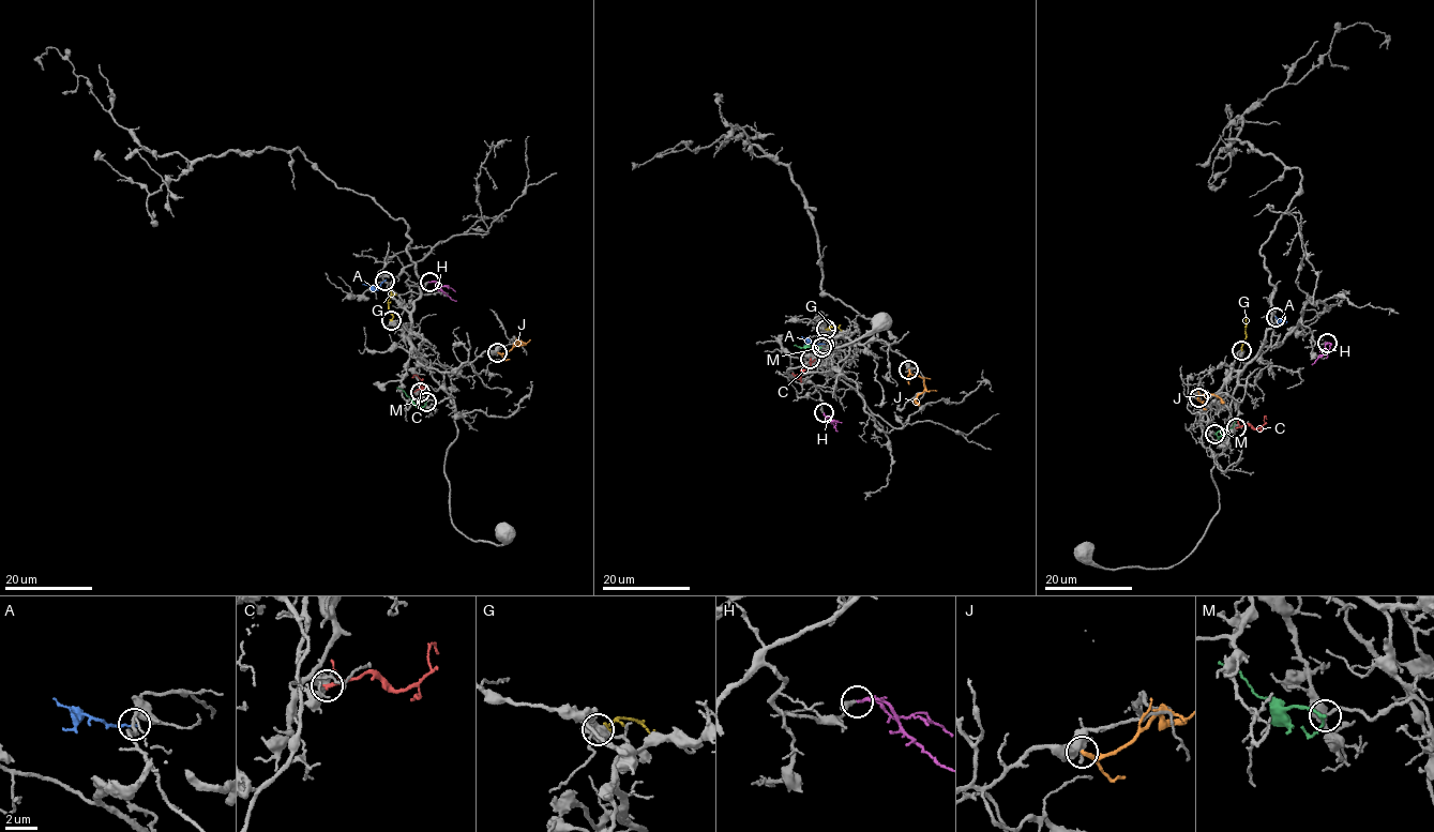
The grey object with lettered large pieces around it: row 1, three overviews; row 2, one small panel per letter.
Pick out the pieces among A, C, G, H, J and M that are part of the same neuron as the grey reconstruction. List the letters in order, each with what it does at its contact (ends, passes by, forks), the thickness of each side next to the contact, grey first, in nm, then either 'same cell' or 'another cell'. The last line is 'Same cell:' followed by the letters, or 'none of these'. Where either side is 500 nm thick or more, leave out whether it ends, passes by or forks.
A: it ends there; 200 nm thick on the grey side, 150 nm on the other; another cell
C: it passes by; 380 nm thick on the grey side, 180 nm on the other; another cell
G: it ends there; 400 nm thick on the grey side, 200 nm on the other; another cell
H: it passes by; 340 nm thick on the grey side, 140 nm on the other; same cell
J: it ends there; 440 nm thick on the grey side, 240 nm on the other; another cell
M: it passes by; 170 nm thick on the grey side, 170 nm on the other; same cell
Same cell: H, M

